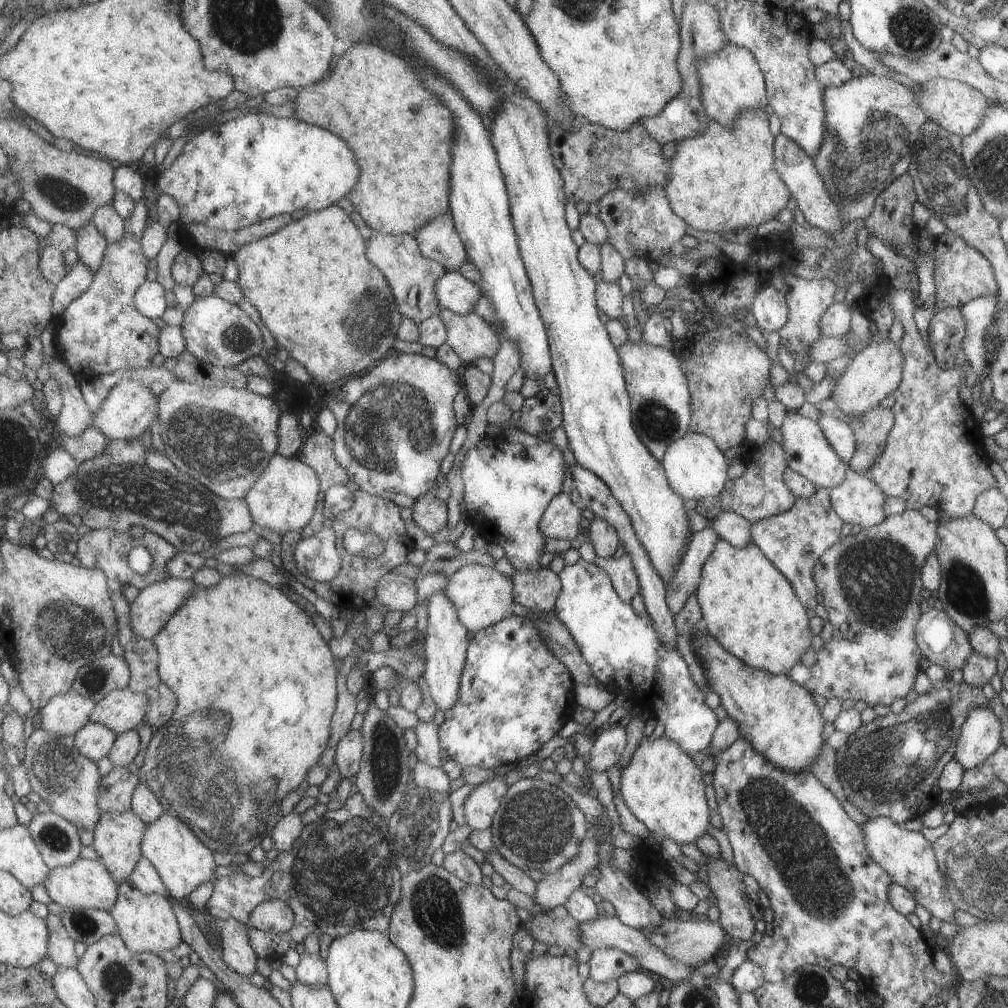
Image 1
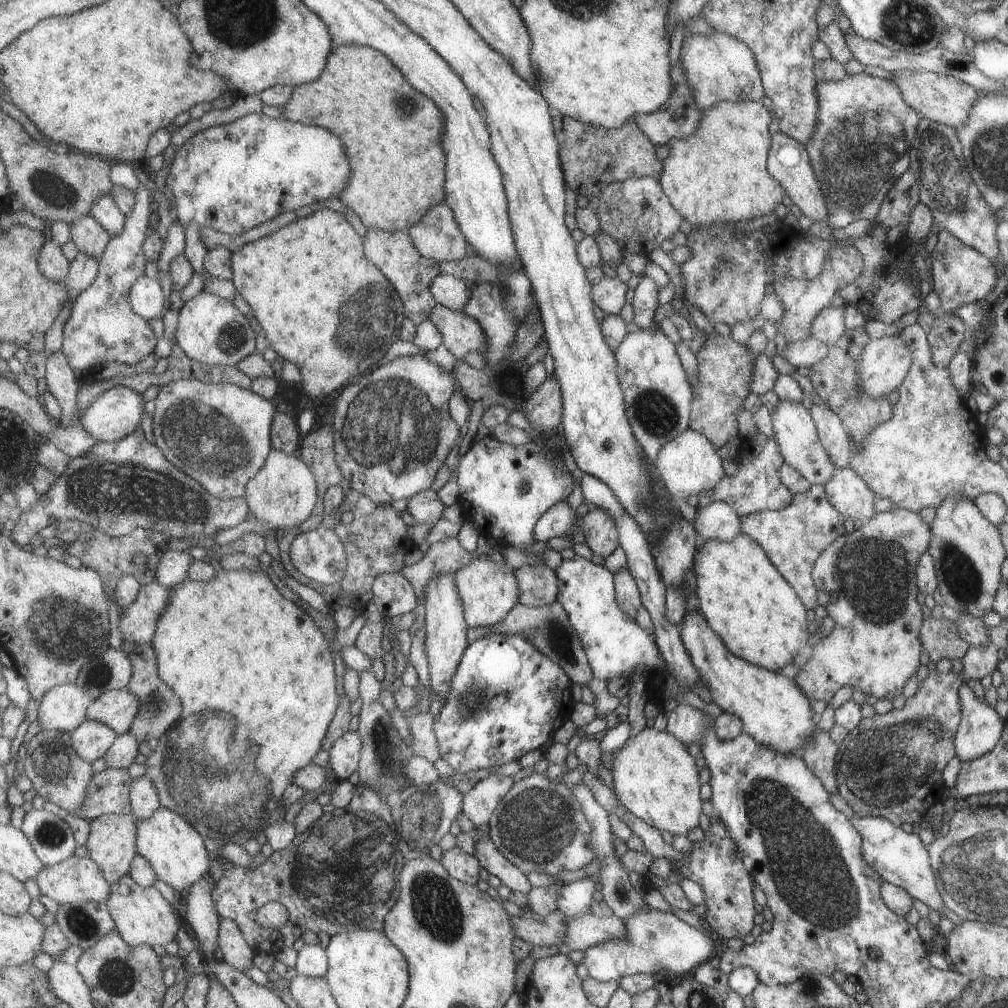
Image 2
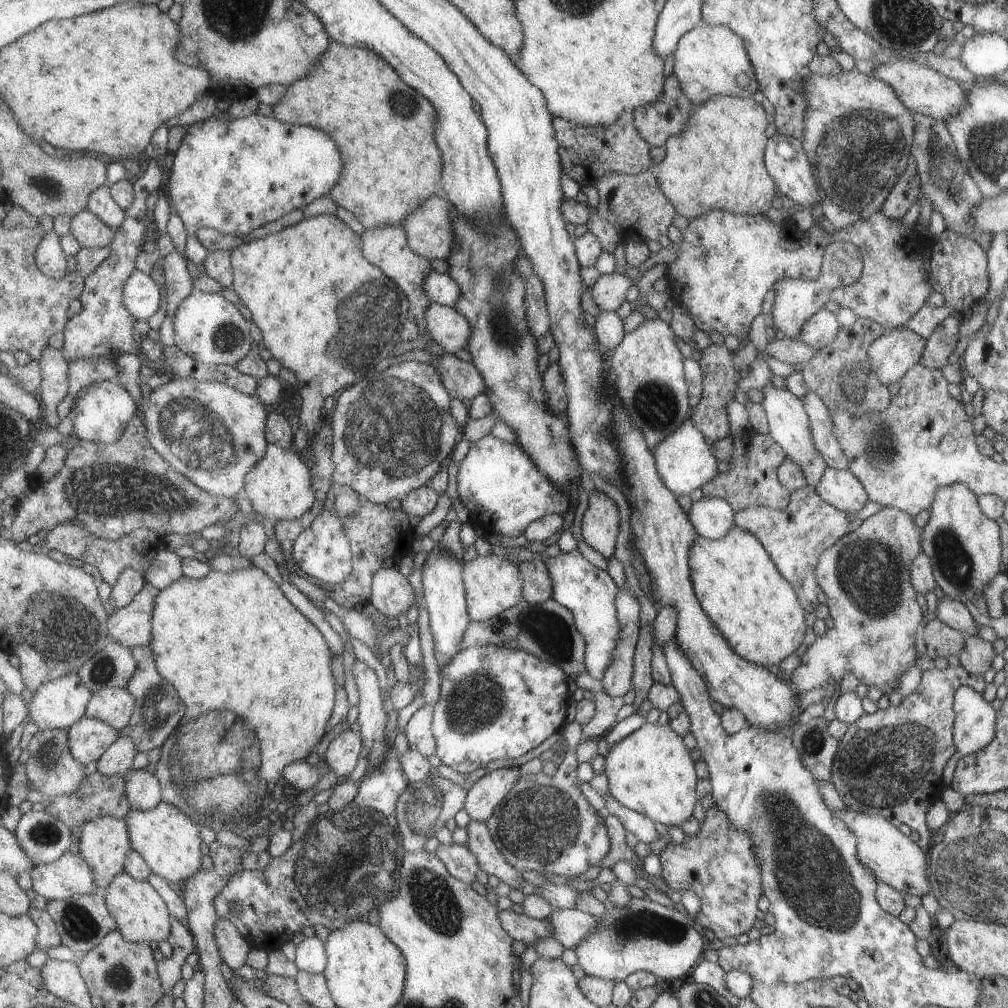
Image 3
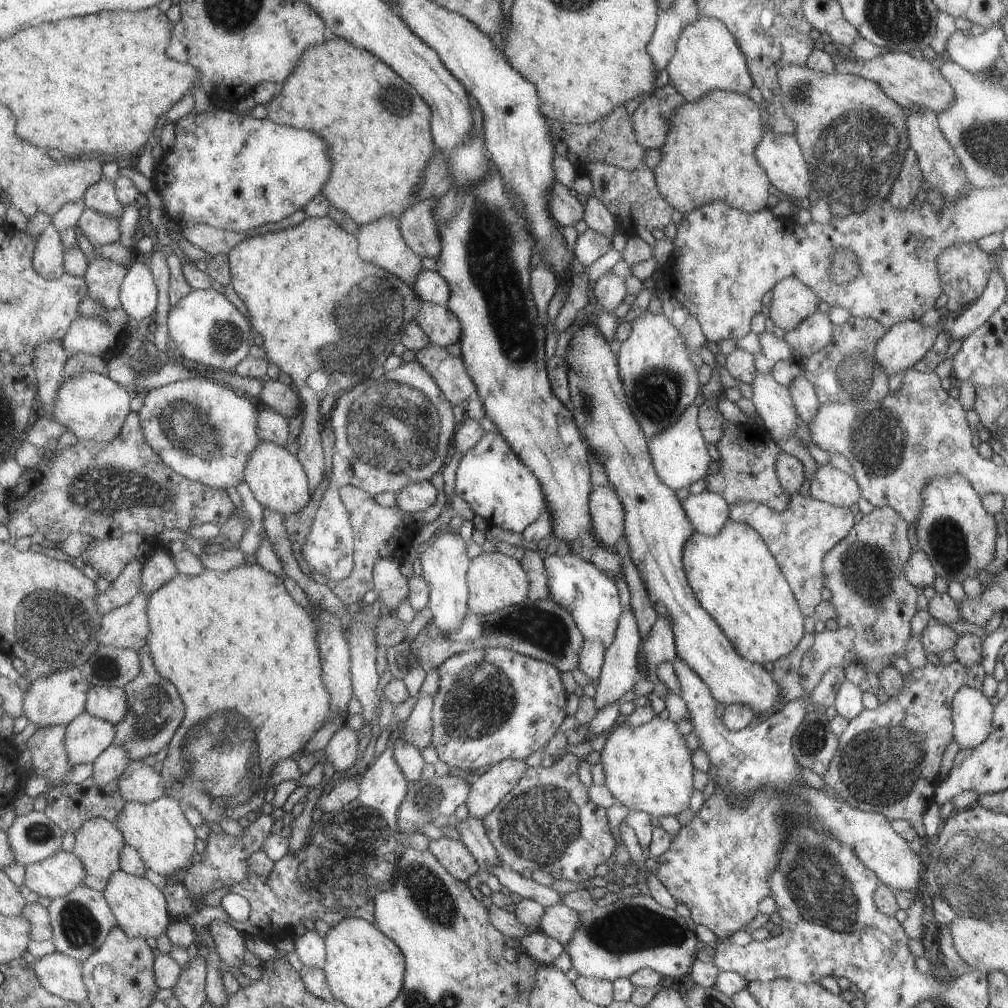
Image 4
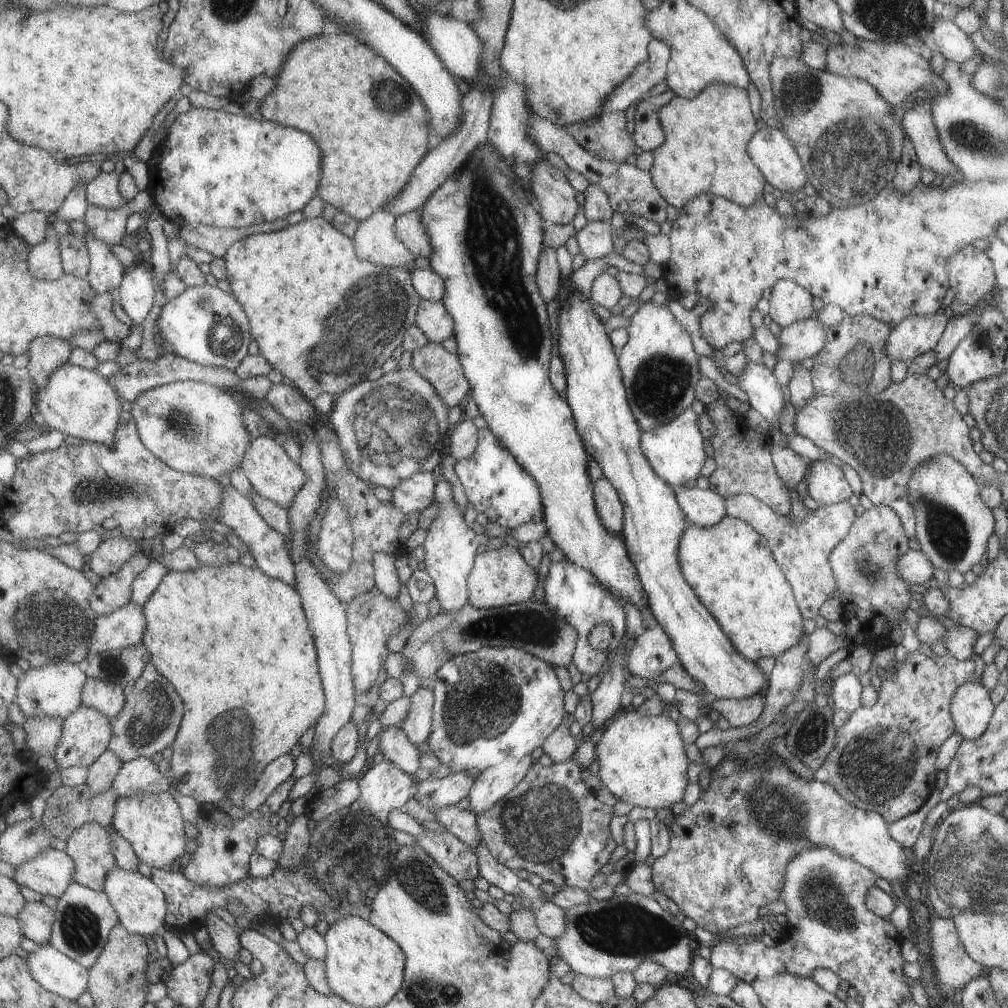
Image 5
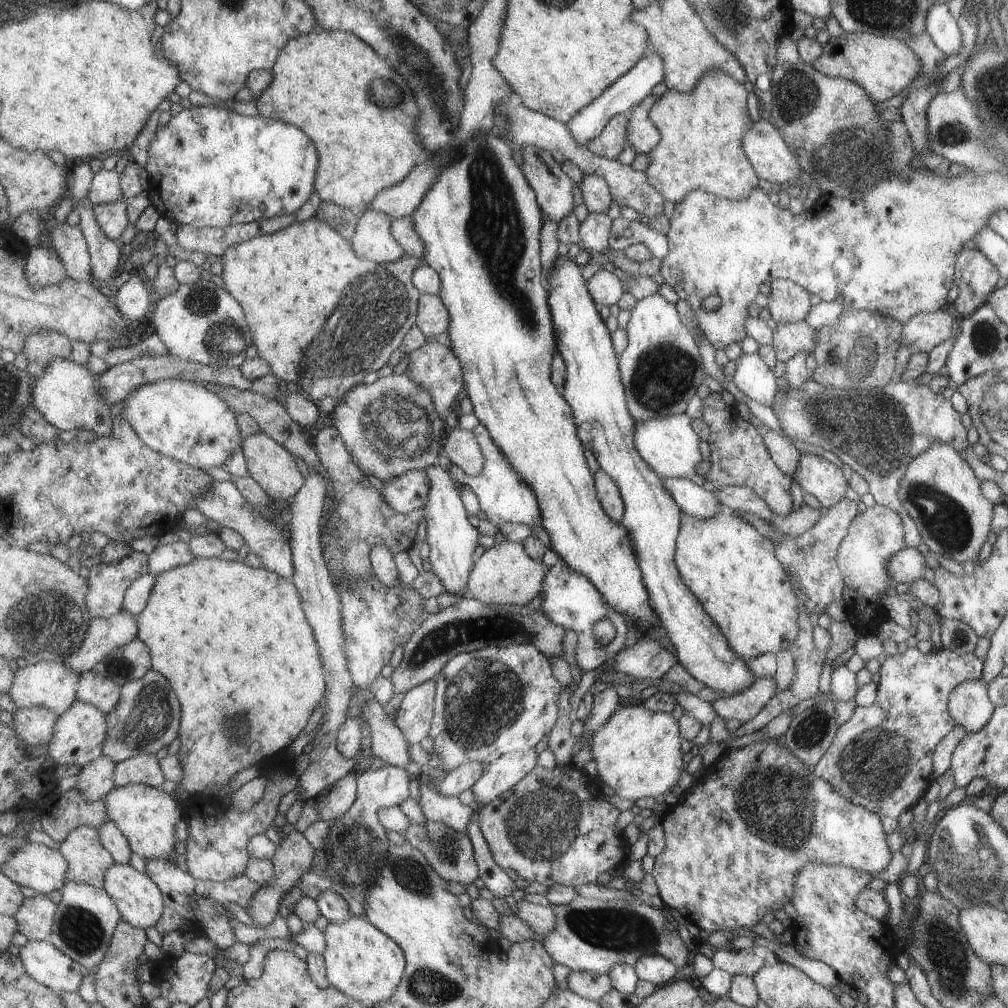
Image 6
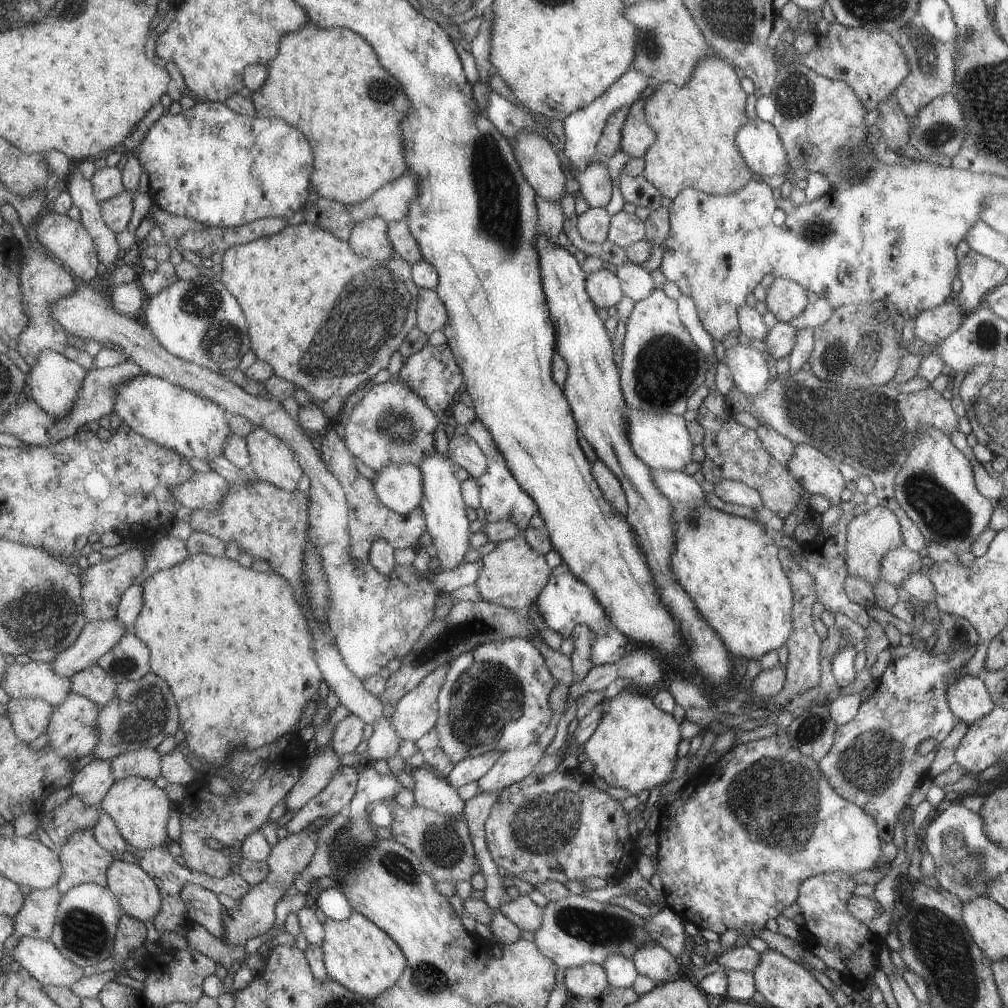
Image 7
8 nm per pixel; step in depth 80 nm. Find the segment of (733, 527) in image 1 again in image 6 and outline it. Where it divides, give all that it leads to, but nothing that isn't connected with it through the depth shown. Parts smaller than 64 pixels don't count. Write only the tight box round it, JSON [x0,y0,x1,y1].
[663,478,723,520]

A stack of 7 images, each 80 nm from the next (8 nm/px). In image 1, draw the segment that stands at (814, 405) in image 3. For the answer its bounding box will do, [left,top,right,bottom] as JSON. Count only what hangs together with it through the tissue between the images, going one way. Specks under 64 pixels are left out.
[815,413,856,464]

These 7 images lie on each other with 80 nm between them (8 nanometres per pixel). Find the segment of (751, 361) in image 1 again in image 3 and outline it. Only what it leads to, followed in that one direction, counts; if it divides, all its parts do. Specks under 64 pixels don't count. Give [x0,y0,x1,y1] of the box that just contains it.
[690,343,741,443]

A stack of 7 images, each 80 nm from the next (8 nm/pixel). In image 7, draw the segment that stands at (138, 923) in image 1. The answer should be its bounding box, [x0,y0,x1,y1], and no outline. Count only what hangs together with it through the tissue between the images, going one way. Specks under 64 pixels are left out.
[108,861,164,922]

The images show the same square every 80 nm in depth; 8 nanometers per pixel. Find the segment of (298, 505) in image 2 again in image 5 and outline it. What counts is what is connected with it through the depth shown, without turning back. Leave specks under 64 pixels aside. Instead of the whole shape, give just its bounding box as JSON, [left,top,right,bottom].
[240,436,308,508]

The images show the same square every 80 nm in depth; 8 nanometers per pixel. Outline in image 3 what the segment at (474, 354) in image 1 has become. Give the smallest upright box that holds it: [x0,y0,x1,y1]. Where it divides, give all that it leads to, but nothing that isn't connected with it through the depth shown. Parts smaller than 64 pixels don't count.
[424,302,471,355]

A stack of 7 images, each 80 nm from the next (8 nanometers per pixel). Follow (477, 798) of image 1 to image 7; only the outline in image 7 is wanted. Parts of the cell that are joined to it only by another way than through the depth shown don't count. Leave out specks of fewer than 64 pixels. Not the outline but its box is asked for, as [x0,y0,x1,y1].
[478,743,544,792]

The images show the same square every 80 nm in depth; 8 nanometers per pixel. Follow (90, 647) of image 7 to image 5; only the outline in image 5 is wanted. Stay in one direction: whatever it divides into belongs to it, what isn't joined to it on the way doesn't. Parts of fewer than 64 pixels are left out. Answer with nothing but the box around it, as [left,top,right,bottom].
[78,602,148,667]

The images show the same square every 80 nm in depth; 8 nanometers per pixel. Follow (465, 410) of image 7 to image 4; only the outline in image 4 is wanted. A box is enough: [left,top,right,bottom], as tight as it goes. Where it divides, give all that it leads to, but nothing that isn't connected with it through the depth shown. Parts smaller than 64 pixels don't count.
[454,431,548,533]

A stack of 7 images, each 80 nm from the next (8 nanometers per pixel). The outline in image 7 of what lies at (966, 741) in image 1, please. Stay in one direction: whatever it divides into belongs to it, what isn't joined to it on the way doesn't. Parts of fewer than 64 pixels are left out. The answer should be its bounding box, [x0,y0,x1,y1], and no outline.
[947,676,995,726]

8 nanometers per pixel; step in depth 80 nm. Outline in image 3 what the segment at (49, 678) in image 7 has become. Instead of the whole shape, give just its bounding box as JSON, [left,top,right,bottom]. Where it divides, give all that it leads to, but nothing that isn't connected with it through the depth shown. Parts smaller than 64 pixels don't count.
[29,672,94,731]

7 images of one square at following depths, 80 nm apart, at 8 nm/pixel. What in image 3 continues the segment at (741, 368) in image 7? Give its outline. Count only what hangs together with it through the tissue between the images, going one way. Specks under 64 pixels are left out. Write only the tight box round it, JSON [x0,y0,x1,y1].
[759,382,826,486]

